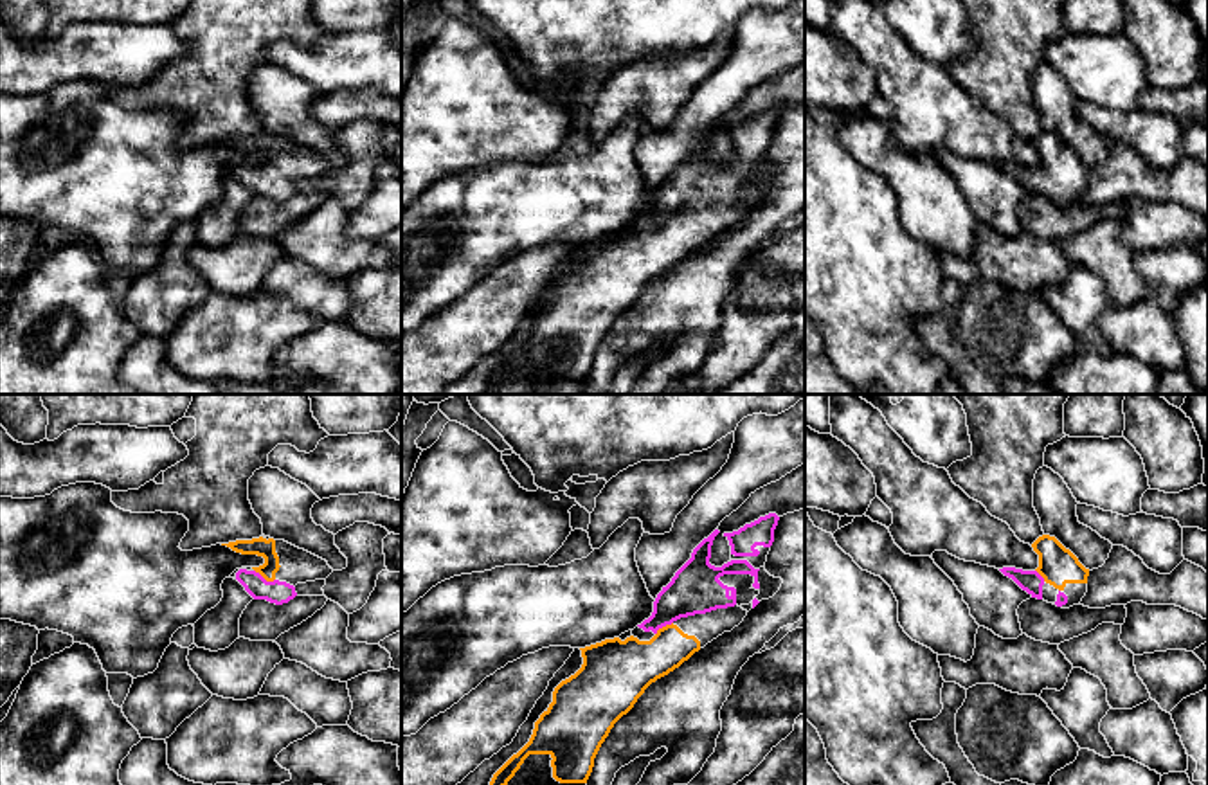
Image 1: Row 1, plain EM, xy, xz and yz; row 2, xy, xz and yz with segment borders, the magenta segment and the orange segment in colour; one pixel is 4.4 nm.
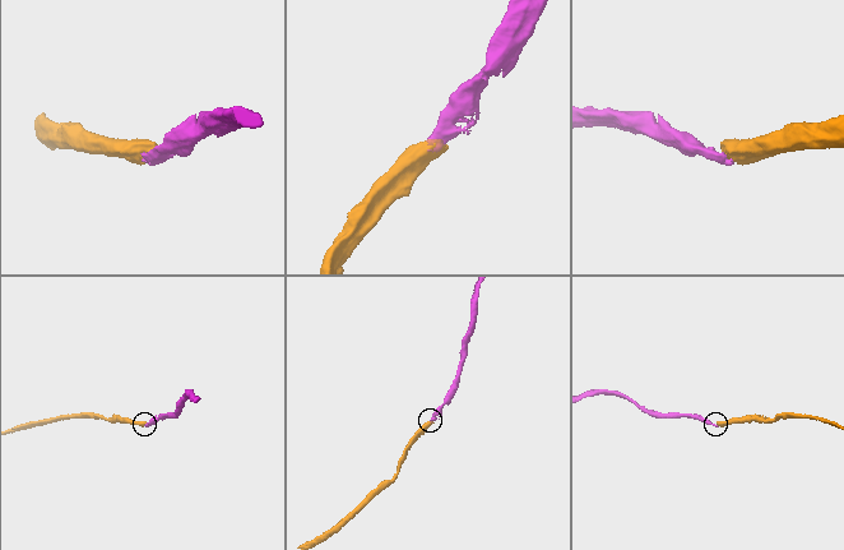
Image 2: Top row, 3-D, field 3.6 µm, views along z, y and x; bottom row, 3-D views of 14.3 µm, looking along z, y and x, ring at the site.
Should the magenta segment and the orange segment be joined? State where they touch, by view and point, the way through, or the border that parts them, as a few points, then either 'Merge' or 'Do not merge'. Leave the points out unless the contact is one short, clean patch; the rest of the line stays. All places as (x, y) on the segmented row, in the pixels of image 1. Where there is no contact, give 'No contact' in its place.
Touches magenta at xy (263, 578). Path across: xy (256, 586), (263, 578), (269, 555), (260, 546). Merge

